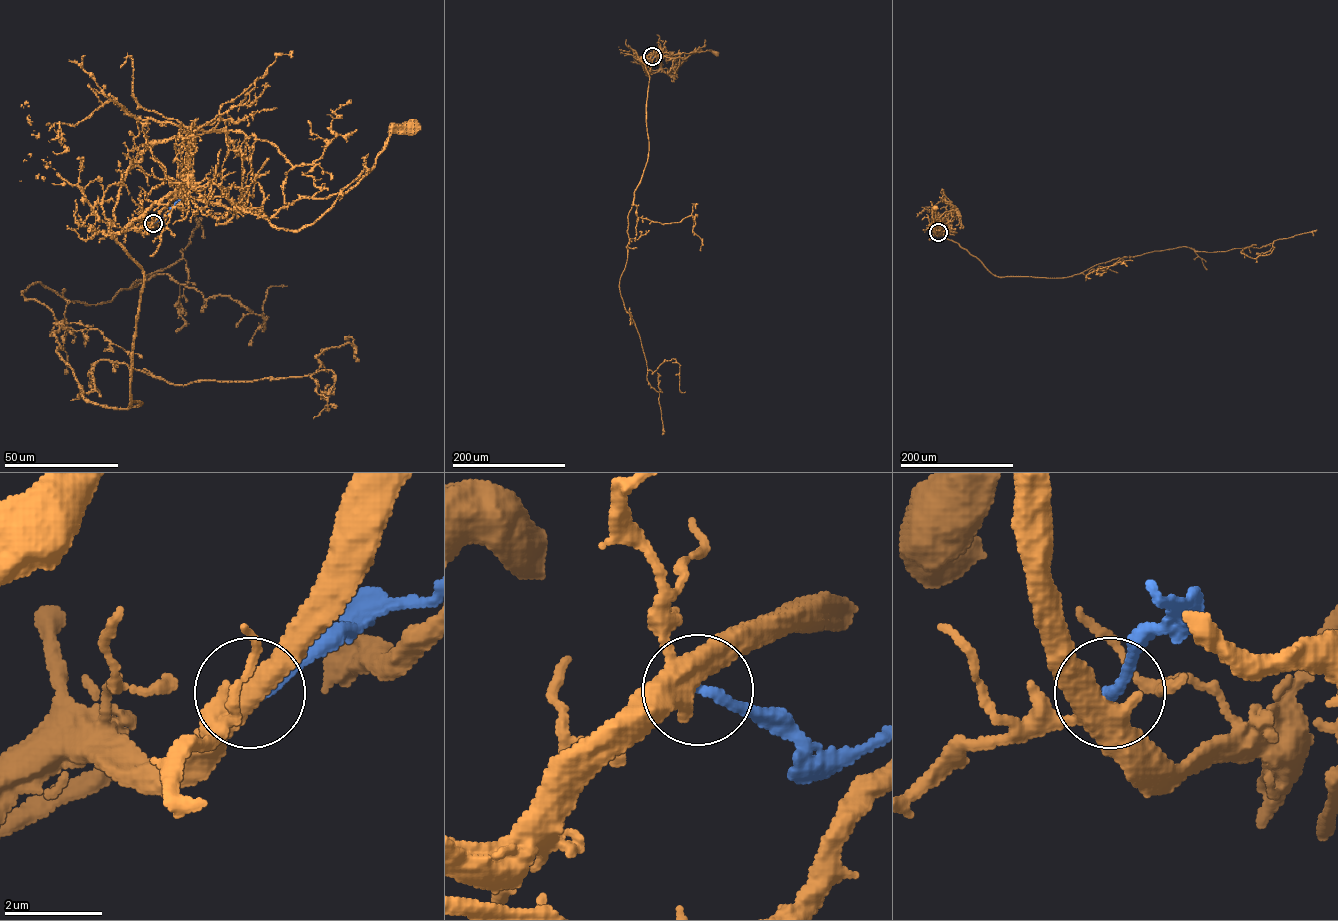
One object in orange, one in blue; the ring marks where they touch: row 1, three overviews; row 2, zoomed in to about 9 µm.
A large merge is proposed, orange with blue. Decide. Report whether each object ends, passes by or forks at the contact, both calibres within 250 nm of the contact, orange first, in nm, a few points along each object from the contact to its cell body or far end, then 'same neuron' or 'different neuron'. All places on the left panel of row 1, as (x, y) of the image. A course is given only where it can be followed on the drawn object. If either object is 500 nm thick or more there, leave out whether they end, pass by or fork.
orange forks; blue ends; calibres 420 and 190 nm; course orange (153, 223), (186, 182), (201, 195), (227, 197), (278, 228), (300, 230), (373, 166), (391, 134), (408, 127); course blue (153, 223), (166, 216), (181, 198); different neuron

